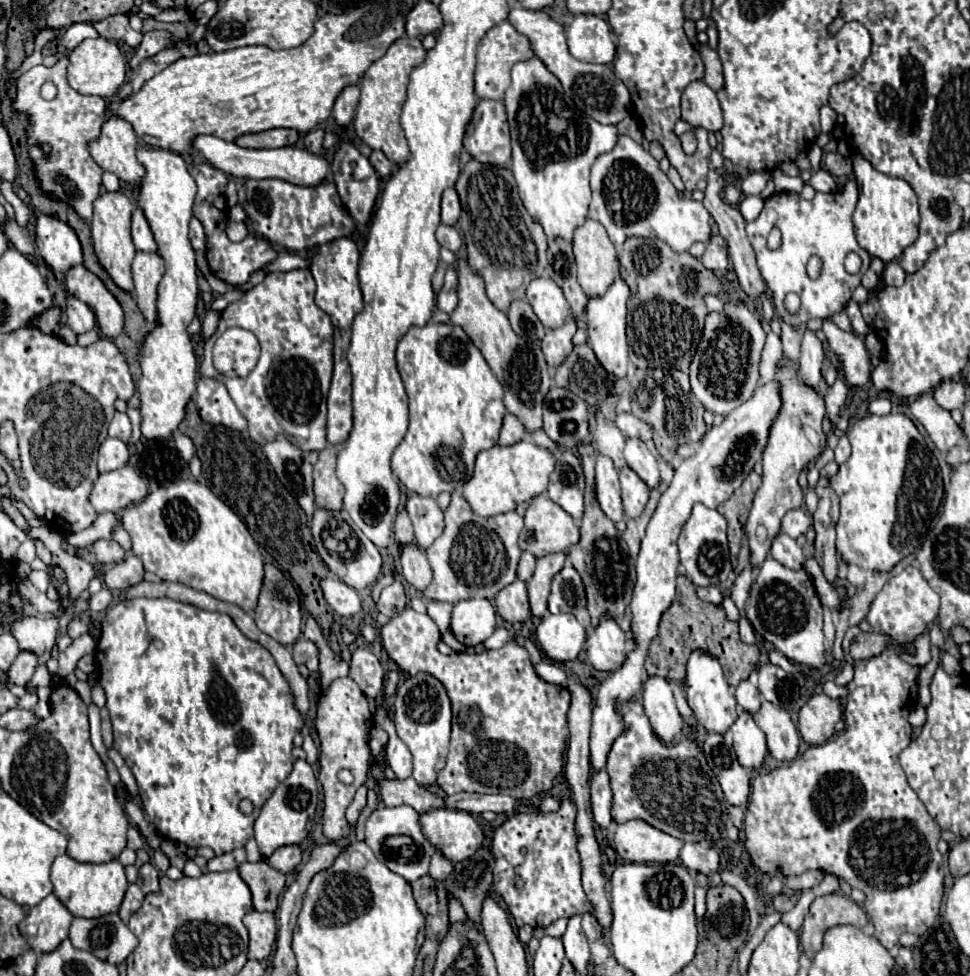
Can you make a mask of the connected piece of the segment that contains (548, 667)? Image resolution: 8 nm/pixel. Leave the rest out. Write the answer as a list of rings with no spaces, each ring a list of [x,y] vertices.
[[[538,663],[536,673],[548,683],[562,685],[562,687],[568,685],[568,673],[564,669],[560,669],[556,663]]]

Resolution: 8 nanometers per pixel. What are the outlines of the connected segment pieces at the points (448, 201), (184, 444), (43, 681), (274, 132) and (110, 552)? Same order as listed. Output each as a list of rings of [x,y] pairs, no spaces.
[[[446,189],[442,193],[442,223],[444,225],[454,225],[460,217],[460,201],[458,201],[458,193],[456,189]]]
[[[174,433],[174,443],[176,443],[176,449],[178,449],[180,457],[182,457],[186,463],[190,463],[190,459],[192,459],[194,453],[196,453],[194,443],[192,443],[186,435],[182,435],[182,433]]]
[[[42,665],[42,667],[36,669],[36,673],[34,673],[34,677],[30,679],[30,683],[32,683],[34,687],[44,687],[44,685],[50,685],[50,679],[52,679],[52,677],[50,677],[46,665]]]
[[[268,129],[262,133],[240,135],[234,143],[248,149],[272,149],[272,147],[286,147],[298,141],[298,131],[294,129]]]
[[[98,539],[98,541],[94,541],[92,547],[94,547],[96,561],[98,561],[100,565],[116,563],[116,561],[120,561],[120,559],[126,555],[126,551],[124,551],[114,539]]]

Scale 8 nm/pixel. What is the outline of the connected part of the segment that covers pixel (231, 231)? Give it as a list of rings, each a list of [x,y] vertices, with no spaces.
[[[230,221],[228,227],[226,227],[226,233],[232,241],[242,241],[246,235],[248,235],[248,229],[246,229],[246,223],[234,223]]]

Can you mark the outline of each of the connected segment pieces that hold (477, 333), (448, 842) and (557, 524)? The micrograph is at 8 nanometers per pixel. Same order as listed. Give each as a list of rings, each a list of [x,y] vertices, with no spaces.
[[[462,255],[456,265],[458,265],[458,307],[450,313],[450,323],[460,325],[472,339],[472,343],[482,351],[492,373],[504,387],[506,409],[524,423],[526,431],[542,429],[542,399],[552,387],[552,377],[540,347],[528,341],[520,341],[520,337],[516,337],[516,333],[508,323],[506,313],[496,309],[494,303],[486,297],[484,279],[468,265],[466,255]]]
[[[436,809],[432,813],[424,813],[422,827],[432,845],[440,847],[450,861],[472,857],[484,841],[480,825],[466,811]]]
[[[536,495],[530,501],[526,515],[524,515],[524,521],[526,521],[526,527],[520,535],[520,549],[528,551],[536,557],[542,557],[542,555],[548,555],[548,553],[568,551],[568,547],[574,545],[580,537],[574,519],[560,505],[556,505],[552,499],[548,499],[546,495]]]

